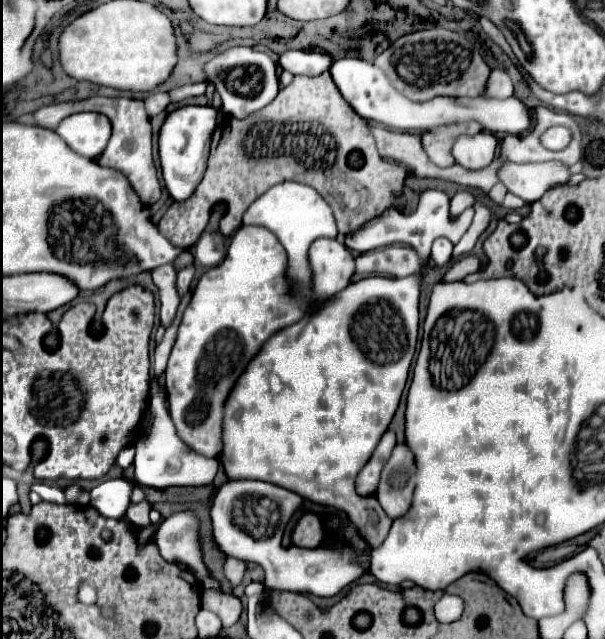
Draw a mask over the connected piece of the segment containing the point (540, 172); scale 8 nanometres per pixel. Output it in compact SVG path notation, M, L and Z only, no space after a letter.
M505 160L497 170L497 178L505 180L505 188L509 192L533 204L553 184L567 182L569 172L563 164L513 164Z

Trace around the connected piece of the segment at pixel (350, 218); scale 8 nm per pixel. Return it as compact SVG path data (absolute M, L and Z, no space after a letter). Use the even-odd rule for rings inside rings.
M323 72L315 78L295 76L289 86L279 90L277 98L271 104L267 104L267 108L253 112L245 120L231 118L231 122L225 122L221 126L221 138L217 142L217 146L211 148L209 166L207 166L207 172L205 172L201 184L191 194L191 198L187 198L185 202L173 202L171 204L171 208L159 220L159 232L173 246L187 250L197 242L197 238L205 230L213 208L219 206L219 210L223 210L223 216L219 220L219 230L223 236L231 236L241 226L241 216L253 200L257 200L261 194L265 194L271 186L285 182L285 180L293 180L293 182L303 182L307 186L313 186L327 200L327 204L333 208L339 232L349 234L349 232L357 230L359 226L363 226L365 222L381 216L383 210L387 210L395 204L395 196L401 192L405 176L407 176L405 166L401 166L397 162L387 162L377 154L375 140L367 128L367 122L361 116L357 116L355 110L351 110L351 106L343 100L343 96L339 94L337 86L333 84L329 72ZM337 172L343 172L343 174L347 174L359 182L365 182L365 190L369 194L365 208L361 208L357 212L349 212L329 194L329 190L325 188L327 176L337 174Z

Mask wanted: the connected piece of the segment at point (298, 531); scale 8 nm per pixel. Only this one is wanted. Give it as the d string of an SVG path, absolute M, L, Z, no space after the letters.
M303 516L293 530L293 544L301 548L317 548L323 536L321 520L317 516Z

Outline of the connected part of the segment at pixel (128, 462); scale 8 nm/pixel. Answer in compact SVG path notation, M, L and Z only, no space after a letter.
M127 446L119 453L116 463L122 469L125 470L133 464L134 456L135 456L134 446Z

